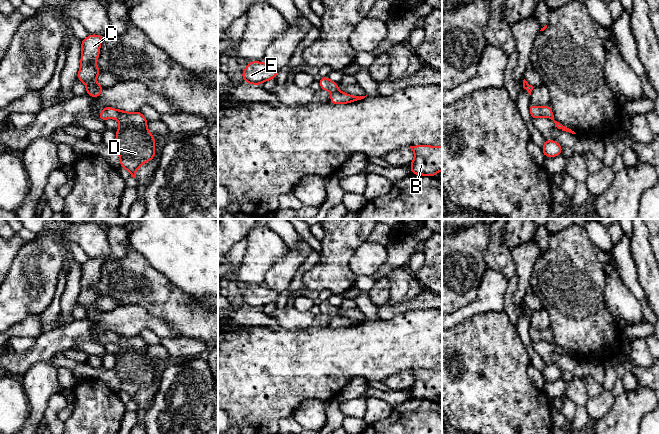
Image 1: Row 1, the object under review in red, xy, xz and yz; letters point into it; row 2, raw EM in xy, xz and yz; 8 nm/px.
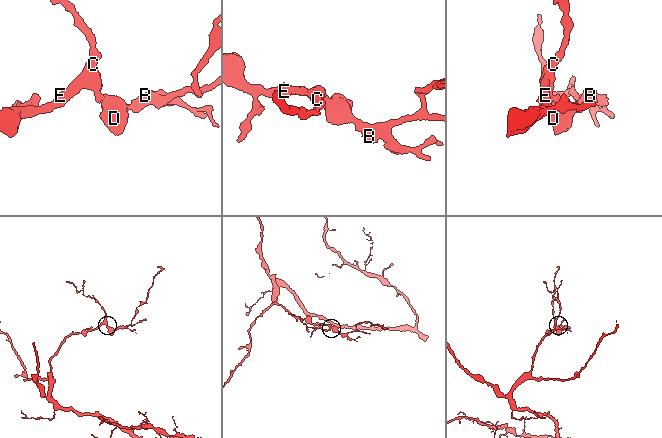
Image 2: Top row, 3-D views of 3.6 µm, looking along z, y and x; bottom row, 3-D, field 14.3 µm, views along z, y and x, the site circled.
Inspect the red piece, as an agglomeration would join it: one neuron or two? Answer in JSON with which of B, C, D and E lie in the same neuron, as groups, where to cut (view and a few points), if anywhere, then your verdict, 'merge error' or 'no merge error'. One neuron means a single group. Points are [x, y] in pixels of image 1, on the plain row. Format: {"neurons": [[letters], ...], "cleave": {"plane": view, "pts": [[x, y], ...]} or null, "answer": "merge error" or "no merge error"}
{"neurons": [["B", "C", "D", "E"]], "cleave": null, "answer": "no merge error"}

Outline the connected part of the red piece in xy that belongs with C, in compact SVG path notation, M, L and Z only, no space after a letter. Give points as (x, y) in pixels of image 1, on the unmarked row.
M89 258L81 265L81 285L77 303L86 309L86 318L91 321L99 322L104 311L96 308L95 304L101 297L96 284L100 279L100 269L104 260L102 258Z

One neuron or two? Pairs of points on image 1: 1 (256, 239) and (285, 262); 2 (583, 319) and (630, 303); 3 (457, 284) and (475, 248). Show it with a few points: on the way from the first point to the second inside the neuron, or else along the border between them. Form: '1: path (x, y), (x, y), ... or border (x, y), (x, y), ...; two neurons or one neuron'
1: border (288, 248), (265, 275); two neurons
2: border (604, 287), (604, 302), (615, 319); two neurons
3: path (457, 275), (457, 266), (466, 257); one neuron

